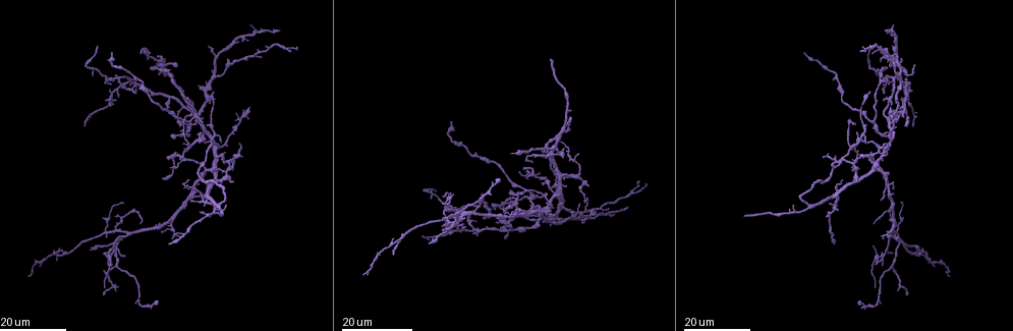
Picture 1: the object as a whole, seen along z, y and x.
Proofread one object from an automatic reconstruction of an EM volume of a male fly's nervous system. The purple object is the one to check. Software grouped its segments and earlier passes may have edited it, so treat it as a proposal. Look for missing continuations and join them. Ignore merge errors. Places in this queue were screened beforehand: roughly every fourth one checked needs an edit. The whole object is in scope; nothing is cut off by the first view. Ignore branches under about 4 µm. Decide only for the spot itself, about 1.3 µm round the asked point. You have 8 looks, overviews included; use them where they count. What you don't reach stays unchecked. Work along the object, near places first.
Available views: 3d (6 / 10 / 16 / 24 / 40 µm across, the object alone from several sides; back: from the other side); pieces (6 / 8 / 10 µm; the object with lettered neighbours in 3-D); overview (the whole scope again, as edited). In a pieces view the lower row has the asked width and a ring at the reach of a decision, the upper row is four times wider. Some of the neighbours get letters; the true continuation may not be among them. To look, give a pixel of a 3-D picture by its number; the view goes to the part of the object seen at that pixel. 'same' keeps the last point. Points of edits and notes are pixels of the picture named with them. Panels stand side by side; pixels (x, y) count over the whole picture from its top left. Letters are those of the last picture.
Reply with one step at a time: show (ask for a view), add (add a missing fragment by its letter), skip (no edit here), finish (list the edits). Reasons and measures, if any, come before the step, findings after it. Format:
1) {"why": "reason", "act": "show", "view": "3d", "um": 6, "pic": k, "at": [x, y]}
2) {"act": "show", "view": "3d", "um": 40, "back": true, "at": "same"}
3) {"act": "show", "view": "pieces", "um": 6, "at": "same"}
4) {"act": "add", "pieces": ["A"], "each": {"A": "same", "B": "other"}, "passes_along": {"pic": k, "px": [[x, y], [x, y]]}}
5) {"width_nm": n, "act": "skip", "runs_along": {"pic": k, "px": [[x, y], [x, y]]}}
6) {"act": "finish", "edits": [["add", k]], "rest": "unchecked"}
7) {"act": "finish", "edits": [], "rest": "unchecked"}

{"act": "show", "view": "3d", "um": 24, "pic": 1, "at": [55, 260]}

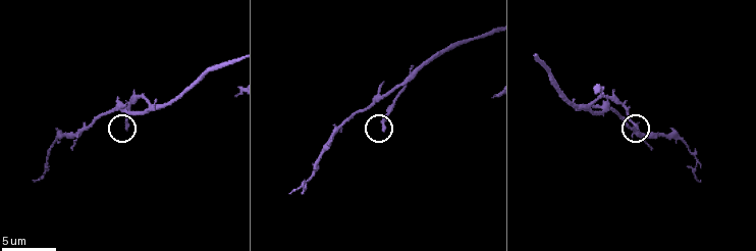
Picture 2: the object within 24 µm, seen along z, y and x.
{"why": "see the neighbours", "act": "show", "view": "pieces", "um": 10, "pic": 2, "at": [126, 130]}

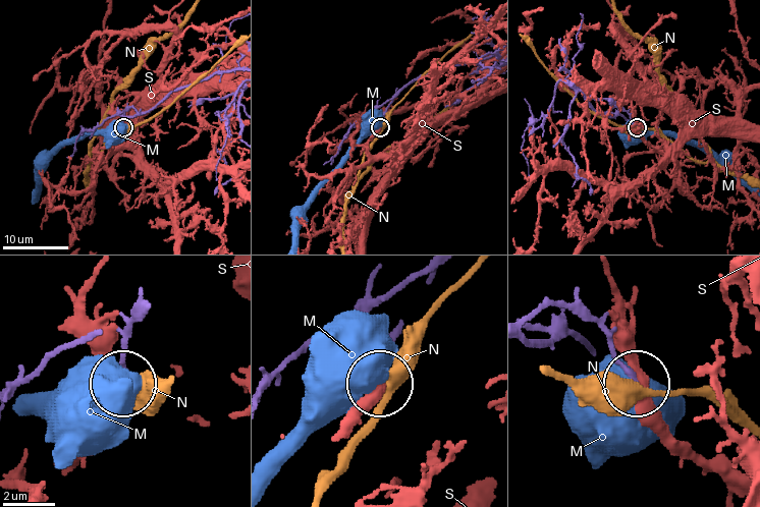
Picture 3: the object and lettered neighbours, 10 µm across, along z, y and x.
{"width_nm": 190, "act": "skip", "each": {"M": "other", "N": "other", "S": "other"}, "runs_along": {"pic": 3, "px": [[525, 320], [551, 304], [577, 313], [603, 335], [634, 379]]}, "found": "no lettered fragment goes on from it"}

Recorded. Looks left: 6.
{"why": "free end", "act": "show", "view": "3d", "um": 16, "pic": 1, "at": [424, 237]}

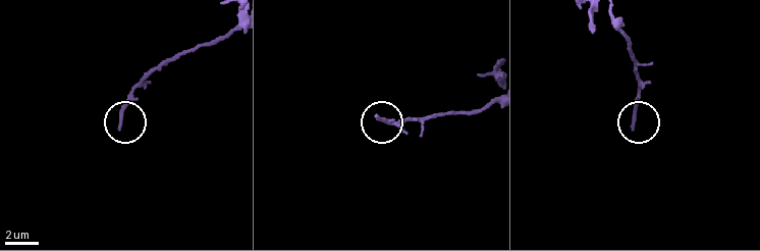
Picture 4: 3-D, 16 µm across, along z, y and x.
{"act": "show", "view": "pieces", "um": 6, "pic": 4, "at": [121, 126]}

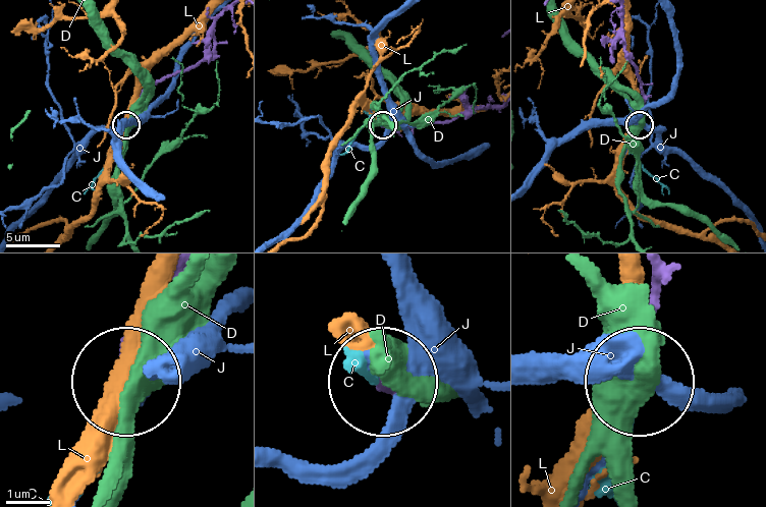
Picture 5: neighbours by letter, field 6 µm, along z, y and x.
{"act": "add", "pieces": ["C"], "each": {"C": "same", "D": "other", "J": "other", "L": "other"}, "found": "it goes on there"}

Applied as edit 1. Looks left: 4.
{"why": "see it whole again", "act": "show", "view": "overview"}

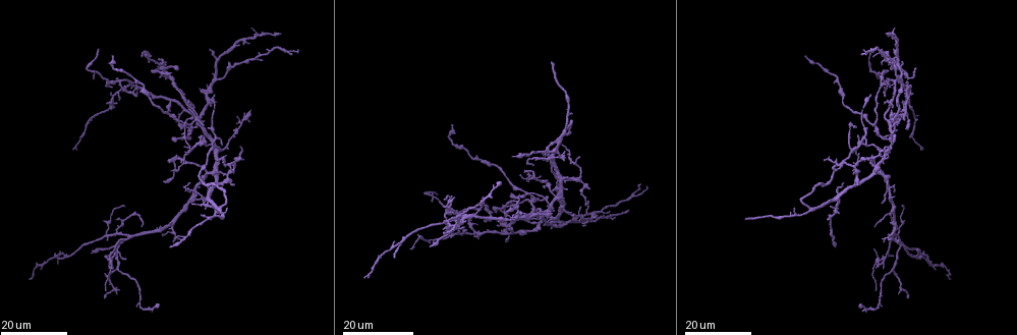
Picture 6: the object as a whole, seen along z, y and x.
{"why": "an open end", "act": "show", "view": "3d", "um": 24, "pic": 6, "at": [137, 97]}

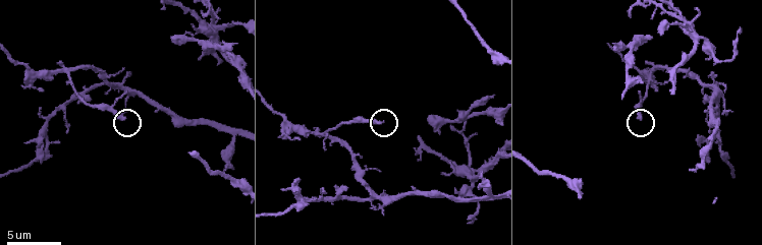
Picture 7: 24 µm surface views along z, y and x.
{"act": "show", "view": "pieces", "um": 10, "pic": 7, "at": [121, 117]}

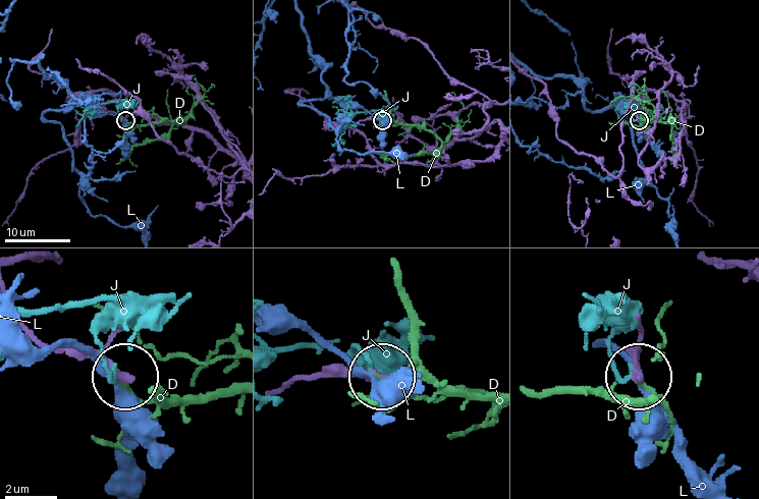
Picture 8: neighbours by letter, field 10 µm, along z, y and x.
{"act": "skip", "each": {"D": "other", "J": "other", "L": "other"}, "found": "none of them fits"}

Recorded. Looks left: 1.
{"act": "finish", "edits": [["add", 5]], "rest": "unchecked"}

